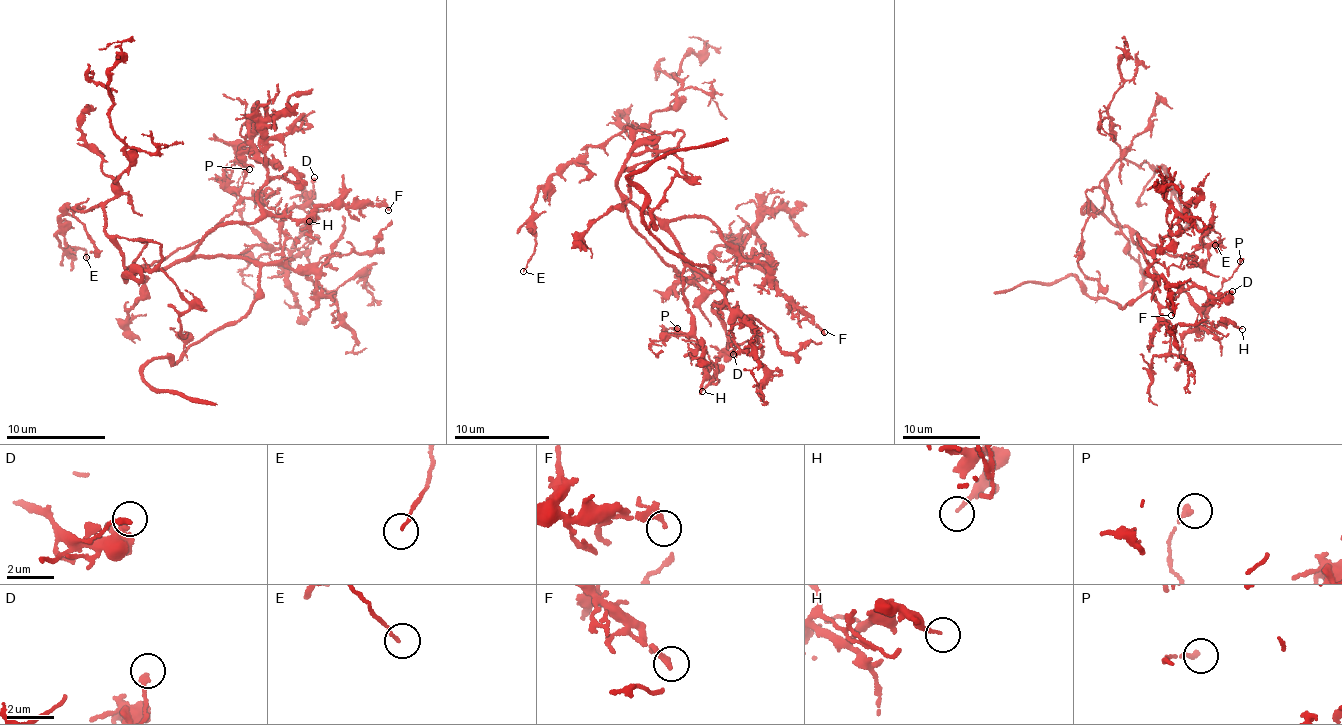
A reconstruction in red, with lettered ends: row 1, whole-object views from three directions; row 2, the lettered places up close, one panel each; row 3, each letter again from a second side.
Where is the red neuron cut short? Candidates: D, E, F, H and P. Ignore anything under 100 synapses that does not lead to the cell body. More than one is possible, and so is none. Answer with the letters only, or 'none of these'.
none of these

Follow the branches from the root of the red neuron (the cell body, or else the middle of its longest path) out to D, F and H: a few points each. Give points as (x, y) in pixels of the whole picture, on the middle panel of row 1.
D: (662, 150), (632, 154), (616, 178), (616, 188), (653, 215), (690, 265), (719, 286), (720, 323), (733, 354)
F: (662, 150), (632, 154), (616, 188), (656, 216), (711, 220), (744, 258), (764, 263), (783, 294), (824, 332)
H: (662, 150), (632, 154), (616, 188), (653, 215), (679, 248), (702, 362), (714, 367), (702, 391)

